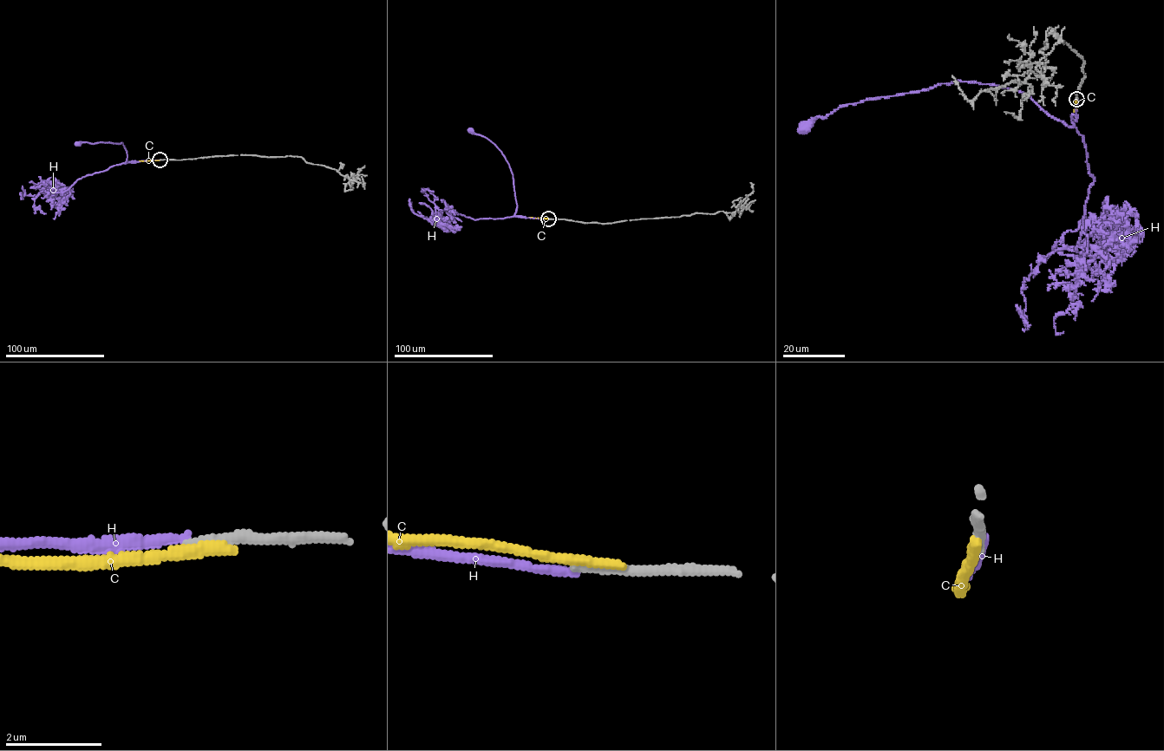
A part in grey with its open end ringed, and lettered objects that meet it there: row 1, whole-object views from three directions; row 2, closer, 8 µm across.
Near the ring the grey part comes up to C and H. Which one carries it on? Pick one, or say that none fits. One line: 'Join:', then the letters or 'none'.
Join: none

